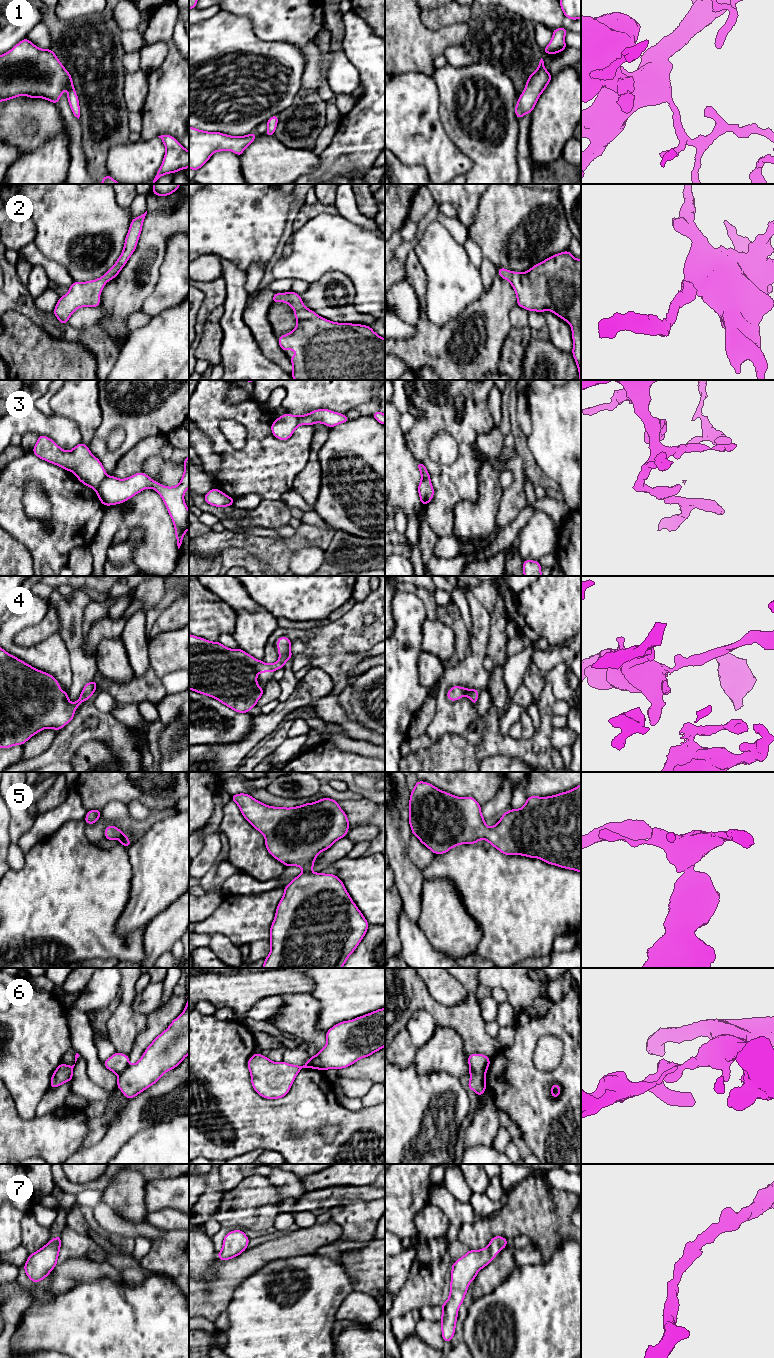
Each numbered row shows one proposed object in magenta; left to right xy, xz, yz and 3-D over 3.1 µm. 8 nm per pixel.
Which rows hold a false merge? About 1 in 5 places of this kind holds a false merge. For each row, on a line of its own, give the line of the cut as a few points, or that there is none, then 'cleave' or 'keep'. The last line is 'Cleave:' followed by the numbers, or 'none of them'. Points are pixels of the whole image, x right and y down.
1: no cut | keep
2: no cut | keep
3: xy (106, 475), (95, 489) | cleave
4: no cut | keep
5: no cut | keep
6: yz (470, 1069), (485, 1073) | cleave
7: no cut | keep
Cleave: 3, 6

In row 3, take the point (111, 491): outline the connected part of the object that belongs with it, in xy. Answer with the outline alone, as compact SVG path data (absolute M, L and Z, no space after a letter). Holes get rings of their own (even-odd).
M189 455L183 463L184 474L180 483L174 487L163 486L140 472L126 479L106 476L96 489L96 493L103 505L110 506L121 504L147 488L157 491L172 518L179 549L184 534L189 530L189 510L184 501L184 493L189 488Z

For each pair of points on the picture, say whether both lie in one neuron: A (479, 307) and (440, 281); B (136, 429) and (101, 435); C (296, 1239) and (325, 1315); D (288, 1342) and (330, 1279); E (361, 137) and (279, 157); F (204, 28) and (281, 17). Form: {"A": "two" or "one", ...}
{"A": "two", "B": "one", "C": "two", "D": "one", "E": "two", "F": "two"}

